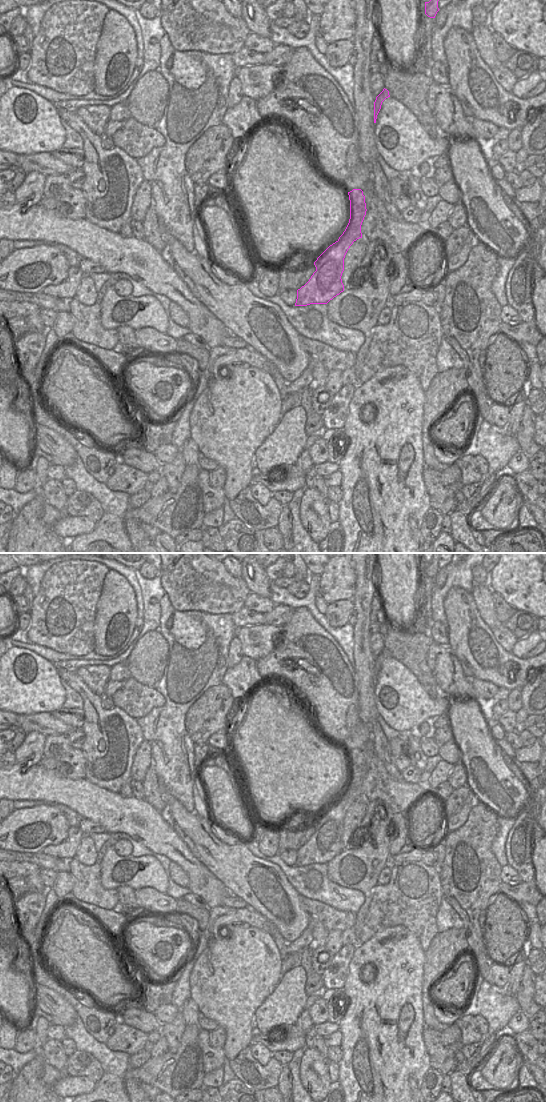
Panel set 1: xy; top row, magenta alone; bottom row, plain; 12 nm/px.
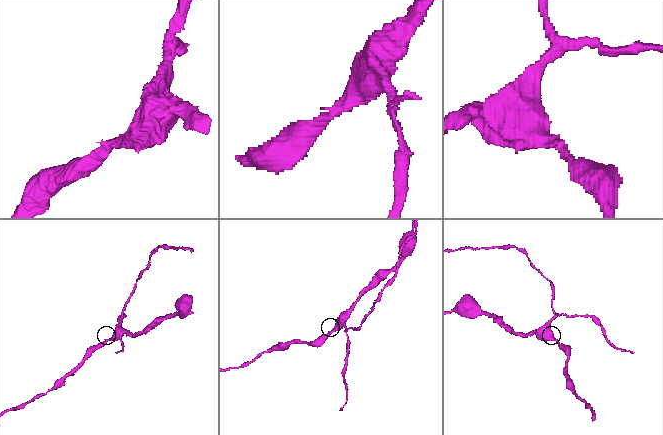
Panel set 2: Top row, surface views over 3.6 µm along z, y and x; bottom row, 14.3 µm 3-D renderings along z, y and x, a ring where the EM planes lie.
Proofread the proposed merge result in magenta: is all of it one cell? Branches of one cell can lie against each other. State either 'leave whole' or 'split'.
split

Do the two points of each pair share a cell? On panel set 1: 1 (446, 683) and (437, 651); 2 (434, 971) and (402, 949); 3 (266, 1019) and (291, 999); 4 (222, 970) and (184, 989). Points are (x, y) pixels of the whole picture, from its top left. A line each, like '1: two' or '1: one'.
1: one
2: two
3: one
4: two

